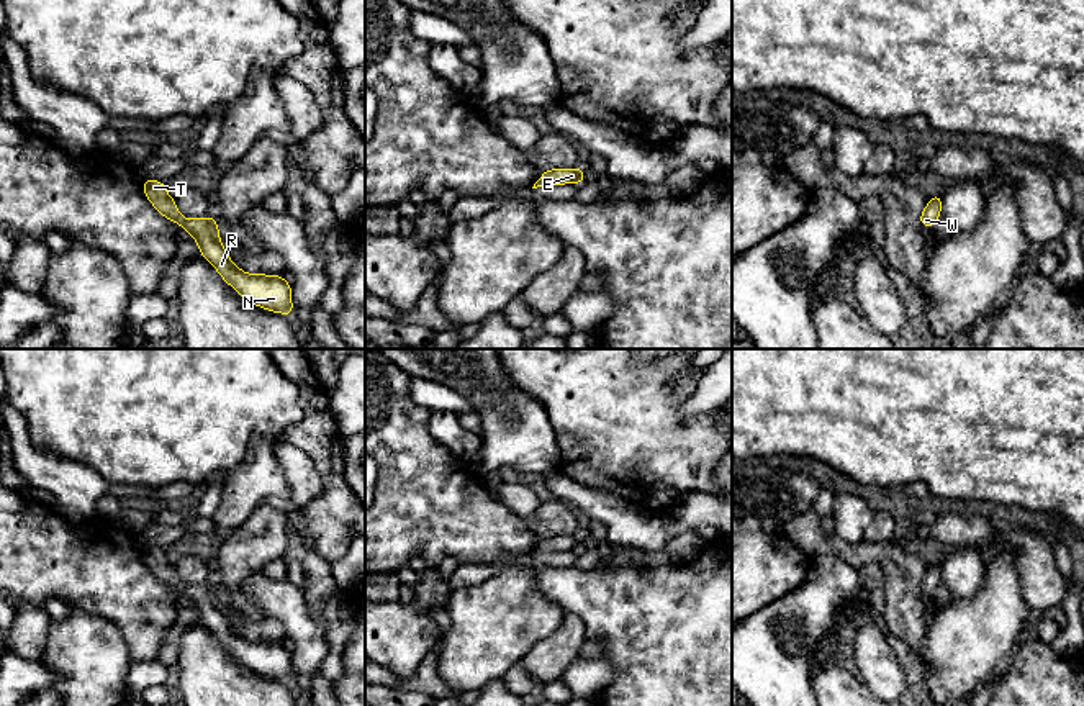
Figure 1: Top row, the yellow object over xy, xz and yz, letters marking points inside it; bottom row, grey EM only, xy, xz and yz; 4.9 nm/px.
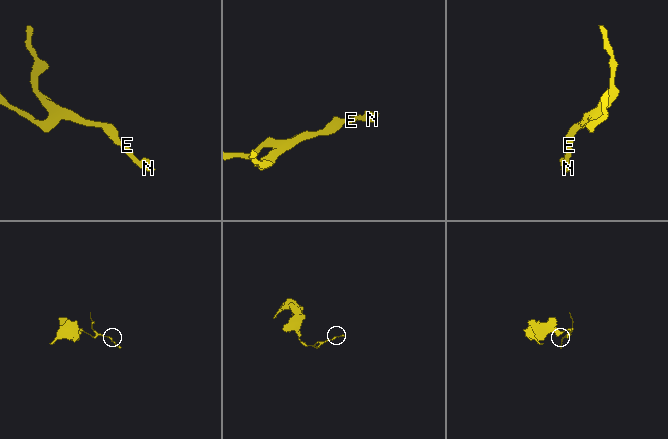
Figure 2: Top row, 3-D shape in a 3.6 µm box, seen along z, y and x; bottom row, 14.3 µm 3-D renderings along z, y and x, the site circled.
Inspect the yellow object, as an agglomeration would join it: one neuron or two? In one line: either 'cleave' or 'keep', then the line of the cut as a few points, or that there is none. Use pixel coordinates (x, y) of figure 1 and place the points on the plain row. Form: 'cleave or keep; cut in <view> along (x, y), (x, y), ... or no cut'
keep; no cut

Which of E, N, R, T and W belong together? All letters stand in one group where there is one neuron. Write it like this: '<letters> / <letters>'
E N R T W

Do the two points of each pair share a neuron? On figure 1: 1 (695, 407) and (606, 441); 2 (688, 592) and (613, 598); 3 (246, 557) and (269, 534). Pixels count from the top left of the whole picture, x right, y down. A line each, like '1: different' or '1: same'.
1: different
2: same
3: same

